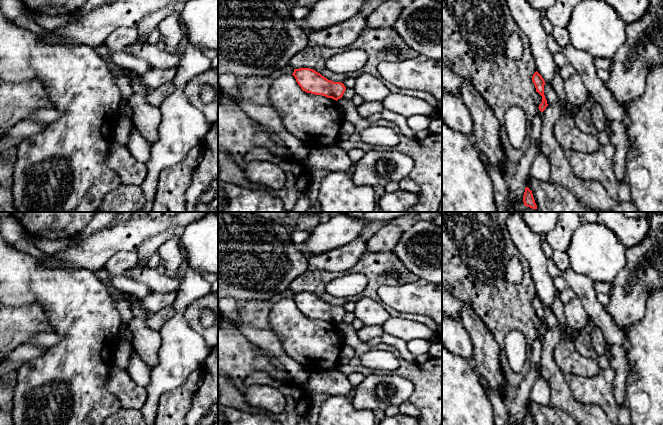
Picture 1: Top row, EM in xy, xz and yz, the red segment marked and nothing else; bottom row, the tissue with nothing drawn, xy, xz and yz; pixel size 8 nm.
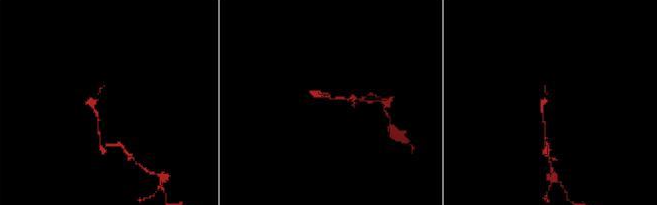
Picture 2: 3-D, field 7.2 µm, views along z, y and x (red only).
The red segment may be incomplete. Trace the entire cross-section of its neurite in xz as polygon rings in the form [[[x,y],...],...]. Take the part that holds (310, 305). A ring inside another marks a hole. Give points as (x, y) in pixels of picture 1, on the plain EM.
[[[310,292],[294,293],[292,299],[301,313],[307,317],[322,319],[337,325],[342,322],[346,314],[343,307],[328,304]]]

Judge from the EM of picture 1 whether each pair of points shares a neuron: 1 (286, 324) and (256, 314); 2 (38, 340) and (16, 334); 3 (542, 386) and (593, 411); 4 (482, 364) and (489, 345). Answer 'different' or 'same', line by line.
1: different
2: different
3: different
4: same

